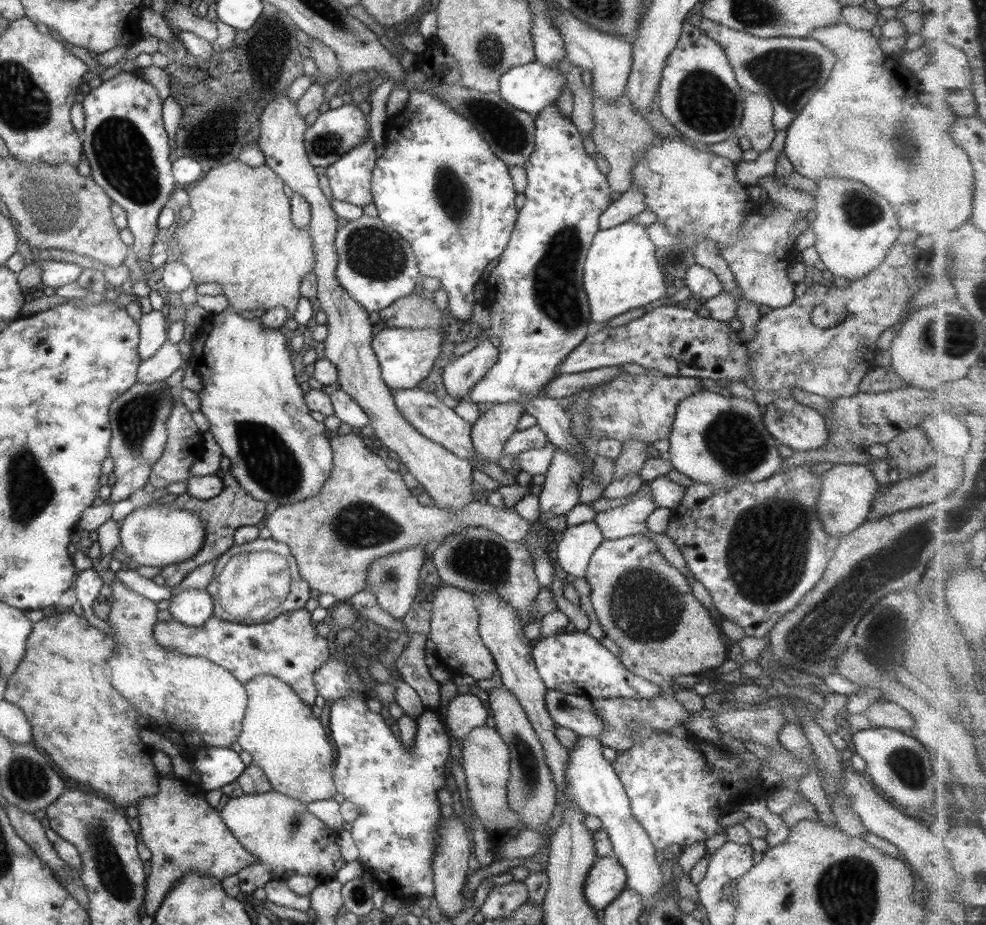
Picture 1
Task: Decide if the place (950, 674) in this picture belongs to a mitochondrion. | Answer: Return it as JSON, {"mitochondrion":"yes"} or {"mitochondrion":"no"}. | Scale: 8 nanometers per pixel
{"mitochondrion":"no"}

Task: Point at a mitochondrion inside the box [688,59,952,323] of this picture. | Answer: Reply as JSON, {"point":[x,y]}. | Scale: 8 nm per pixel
{"point":[861,211]}

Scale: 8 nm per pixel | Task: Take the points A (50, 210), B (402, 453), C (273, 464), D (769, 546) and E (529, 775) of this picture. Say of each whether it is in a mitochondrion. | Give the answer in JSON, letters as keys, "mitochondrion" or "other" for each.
{"A":"mitochondrion","B":"other","C":"mitochondrion","D":"mitochondrion","E":"mitochondrion"}

